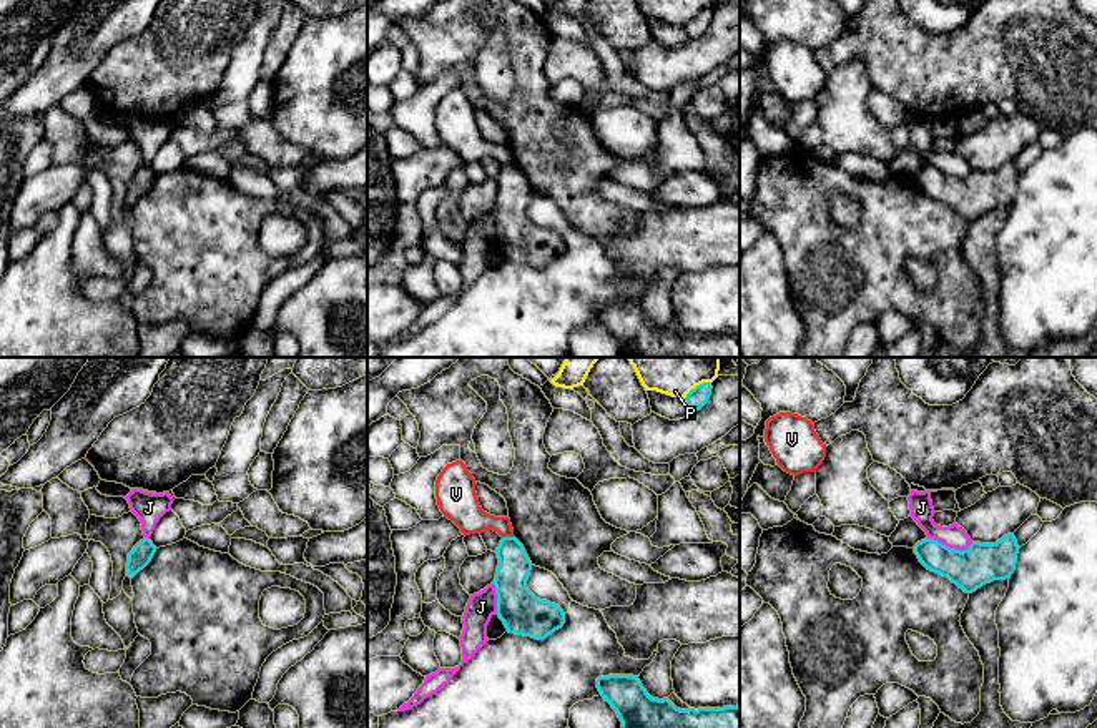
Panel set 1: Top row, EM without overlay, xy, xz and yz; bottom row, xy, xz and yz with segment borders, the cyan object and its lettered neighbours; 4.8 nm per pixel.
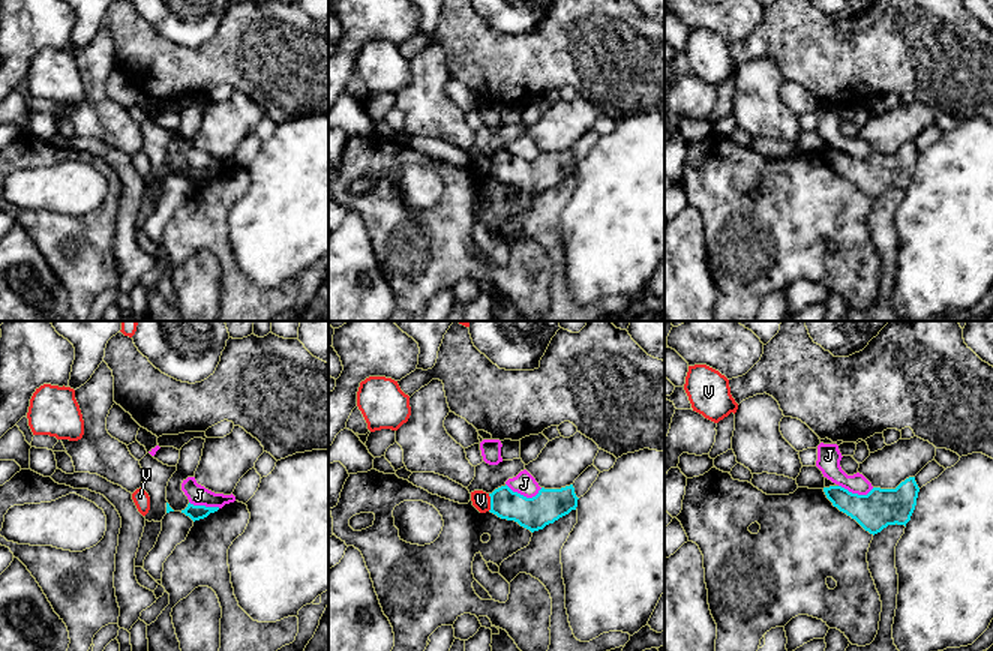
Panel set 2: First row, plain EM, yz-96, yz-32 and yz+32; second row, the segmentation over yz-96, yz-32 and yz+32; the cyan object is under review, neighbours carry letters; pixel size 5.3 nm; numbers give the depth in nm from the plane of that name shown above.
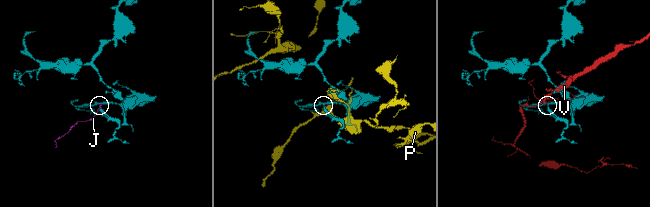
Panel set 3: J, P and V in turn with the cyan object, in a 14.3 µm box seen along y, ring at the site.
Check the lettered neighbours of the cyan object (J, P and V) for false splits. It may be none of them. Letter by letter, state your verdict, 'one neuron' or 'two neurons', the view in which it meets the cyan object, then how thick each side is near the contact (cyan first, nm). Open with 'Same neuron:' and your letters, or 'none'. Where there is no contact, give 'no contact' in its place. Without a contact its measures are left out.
Same neuron: none
J: two neurons; meets cyan in yz; 200 nm thick on the cyan side, 110 nm on the other
P: two neurons; meets cyan in xz; 100 nm thick on the cyan side, 130 nm on the other
V: two neurons; meets cyan in xz; 160 nm thick on the cyan side, 160 nm on the other

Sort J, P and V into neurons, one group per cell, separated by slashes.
J / P / V

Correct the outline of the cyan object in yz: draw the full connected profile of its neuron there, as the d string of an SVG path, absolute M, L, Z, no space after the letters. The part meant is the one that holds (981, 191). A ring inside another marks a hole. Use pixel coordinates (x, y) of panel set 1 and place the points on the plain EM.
M1007 161L996 171L972 170L962 180L934 166L924 166L914 173L914 181L927 198L947 204L966 221L972 221L994 208L1011 206L1019 176L1014 161Z

